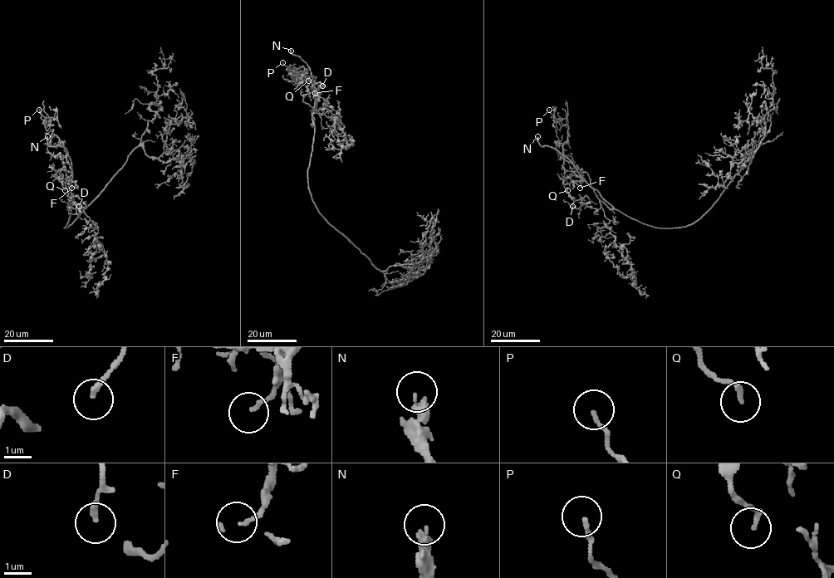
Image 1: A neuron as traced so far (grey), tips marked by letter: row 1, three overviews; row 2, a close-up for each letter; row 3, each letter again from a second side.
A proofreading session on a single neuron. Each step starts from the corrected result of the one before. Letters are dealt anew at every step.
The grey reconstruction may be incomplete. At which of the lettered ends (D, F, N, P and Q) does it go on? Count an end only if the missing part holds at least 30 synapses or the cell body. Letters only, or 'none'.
N

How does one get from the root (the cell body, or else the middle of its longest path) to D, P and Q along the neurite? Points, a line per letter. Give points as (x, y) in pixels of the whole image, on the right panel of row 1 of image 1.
D: (698, 218), (684, 227), (656, 227), (610, 209), (600, 201), (600, 208), (596, 209), (570, 196), (572, 206)
P: (698, 218), (684, 227), (656, 227), (615, 209), (563, 154), (568, 126), (555, 119), (549, 110)
Q: (698, 218), (674, 227), (644, 224), (615, 209), (594, 190), (582, 171), (564, 179), (567, 190)

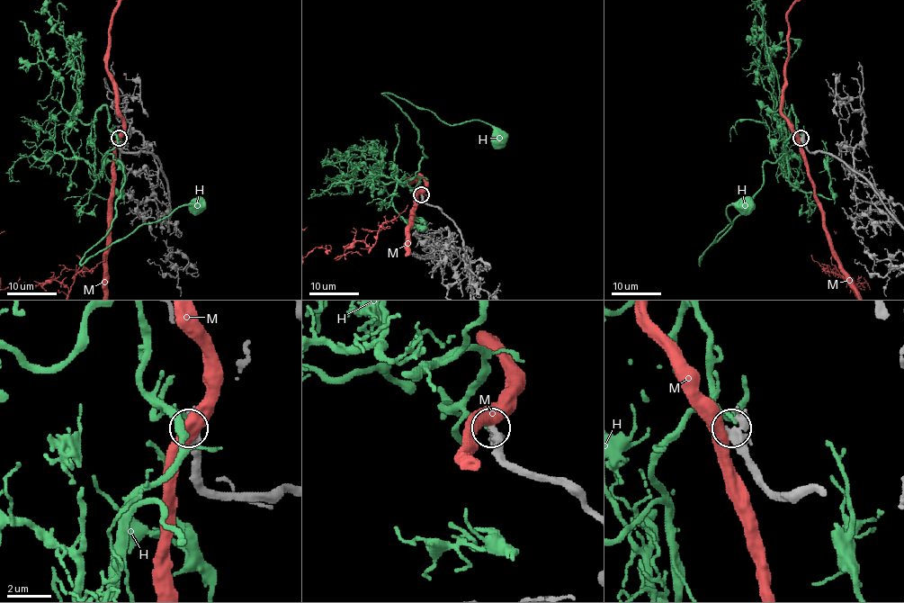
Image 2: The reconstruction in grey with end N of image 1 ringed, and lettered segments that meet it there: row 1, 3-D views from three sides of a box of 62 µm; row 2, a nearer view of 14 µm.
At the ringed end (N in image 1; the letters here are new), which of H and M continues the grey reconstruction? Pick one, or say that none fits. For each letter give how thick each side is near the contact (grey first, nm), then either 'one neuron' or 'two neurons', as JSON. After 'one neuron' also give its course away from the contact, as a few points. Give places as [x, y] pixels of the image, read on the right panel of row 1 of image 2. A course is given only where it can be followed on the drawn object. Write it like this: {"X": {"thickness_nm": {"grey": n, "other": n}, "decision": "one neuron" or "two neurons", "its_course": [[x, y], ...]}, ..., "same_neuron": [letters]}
{"H": {"thickness_nm": {"grey": 480, "other": 150}, "decision": "two neurons"}, "M": {"thickness_nm": {"grey": 380, "other": 550}, "decision": "two neurons"}, "same_neuron": []}

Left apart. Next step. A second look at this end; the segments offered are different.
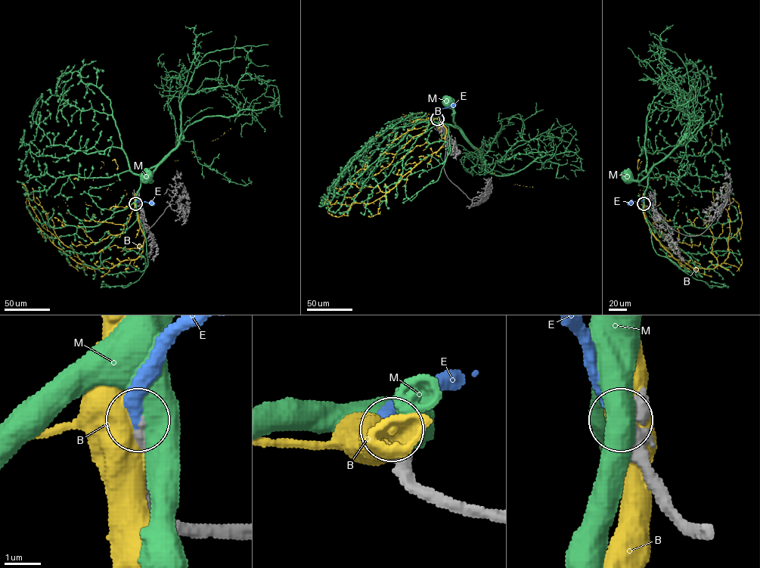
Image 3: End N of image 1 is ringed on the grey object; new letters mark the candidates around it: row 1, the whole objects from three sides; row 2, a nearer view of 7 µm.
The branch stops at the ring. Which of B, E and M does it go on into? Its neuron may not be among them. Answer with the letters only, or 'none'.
E

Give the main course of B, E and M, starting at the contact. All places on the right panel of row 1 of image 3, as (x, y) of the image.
B: (643, 203), (650, 231), (672, 256), (693, 268), (713, 268), (729, 252), (730, 200), (724, 187), (727, 184)
E: (643, 203), (639, 198), (631, 203)
M: (643, 203), (648, 175), (652, 167), (639, 181), (633, 180), (628, 174), (626, 176)

